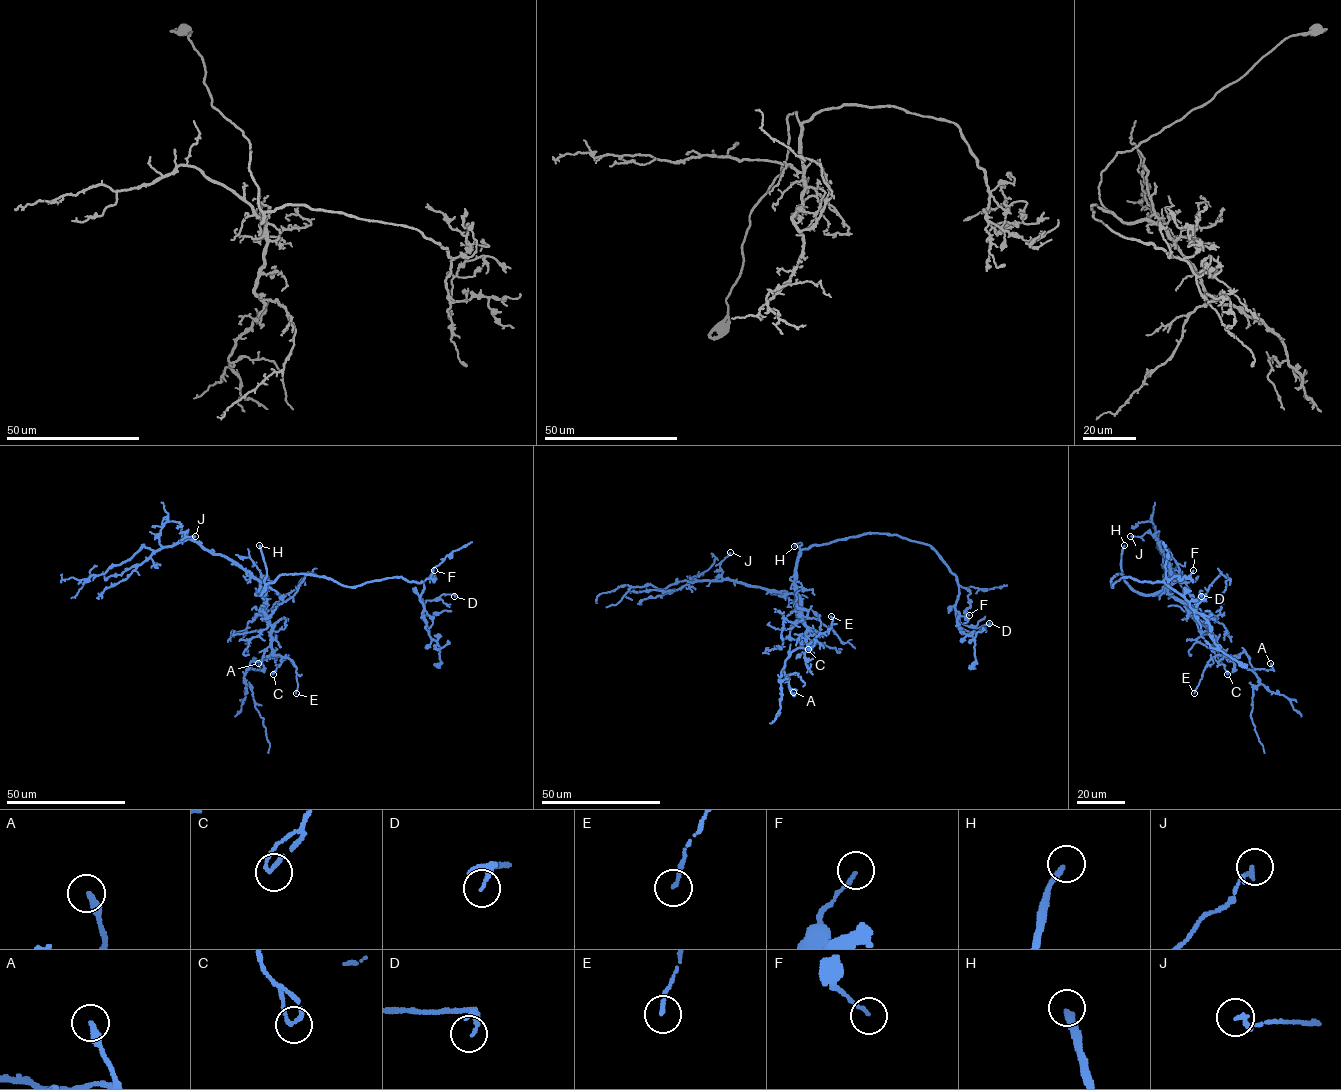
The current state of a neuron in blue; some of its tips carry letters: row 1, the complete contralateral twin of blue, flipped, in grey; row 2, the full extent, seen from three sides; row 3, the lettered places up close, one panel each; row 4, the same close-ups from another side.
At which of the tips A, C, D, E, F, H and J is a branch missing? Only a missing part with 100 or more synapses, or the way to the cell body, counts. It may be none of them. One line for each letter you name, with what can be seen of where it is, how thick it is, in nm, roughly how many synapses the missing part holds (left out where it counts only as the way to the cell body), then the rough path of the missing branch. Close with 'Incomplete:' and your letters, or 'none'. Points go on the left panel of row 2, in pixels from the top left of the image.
H: (259, 545) | 240 nm | (259, 545), (245, 523), (216, 496), (211, 478), (214, 472), (206, 460), (212, 451)
Incomplete: H

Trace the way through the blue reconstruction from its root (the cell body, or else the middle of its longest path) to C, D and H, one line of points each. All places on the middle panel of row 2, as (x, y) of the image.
C: (812, 546), (801, 551), (795, 580), (800, 597), (798, 610), (807, 628), (806, 643), (816, 637), (808, 649)
D: (812, 546), (867, 533), (897, 534), (928, 544), (956, 576), (956, 617), (975, 628), (989, 623)
H: (812, 546), (800, 549), (801, 543), (794, 546)

